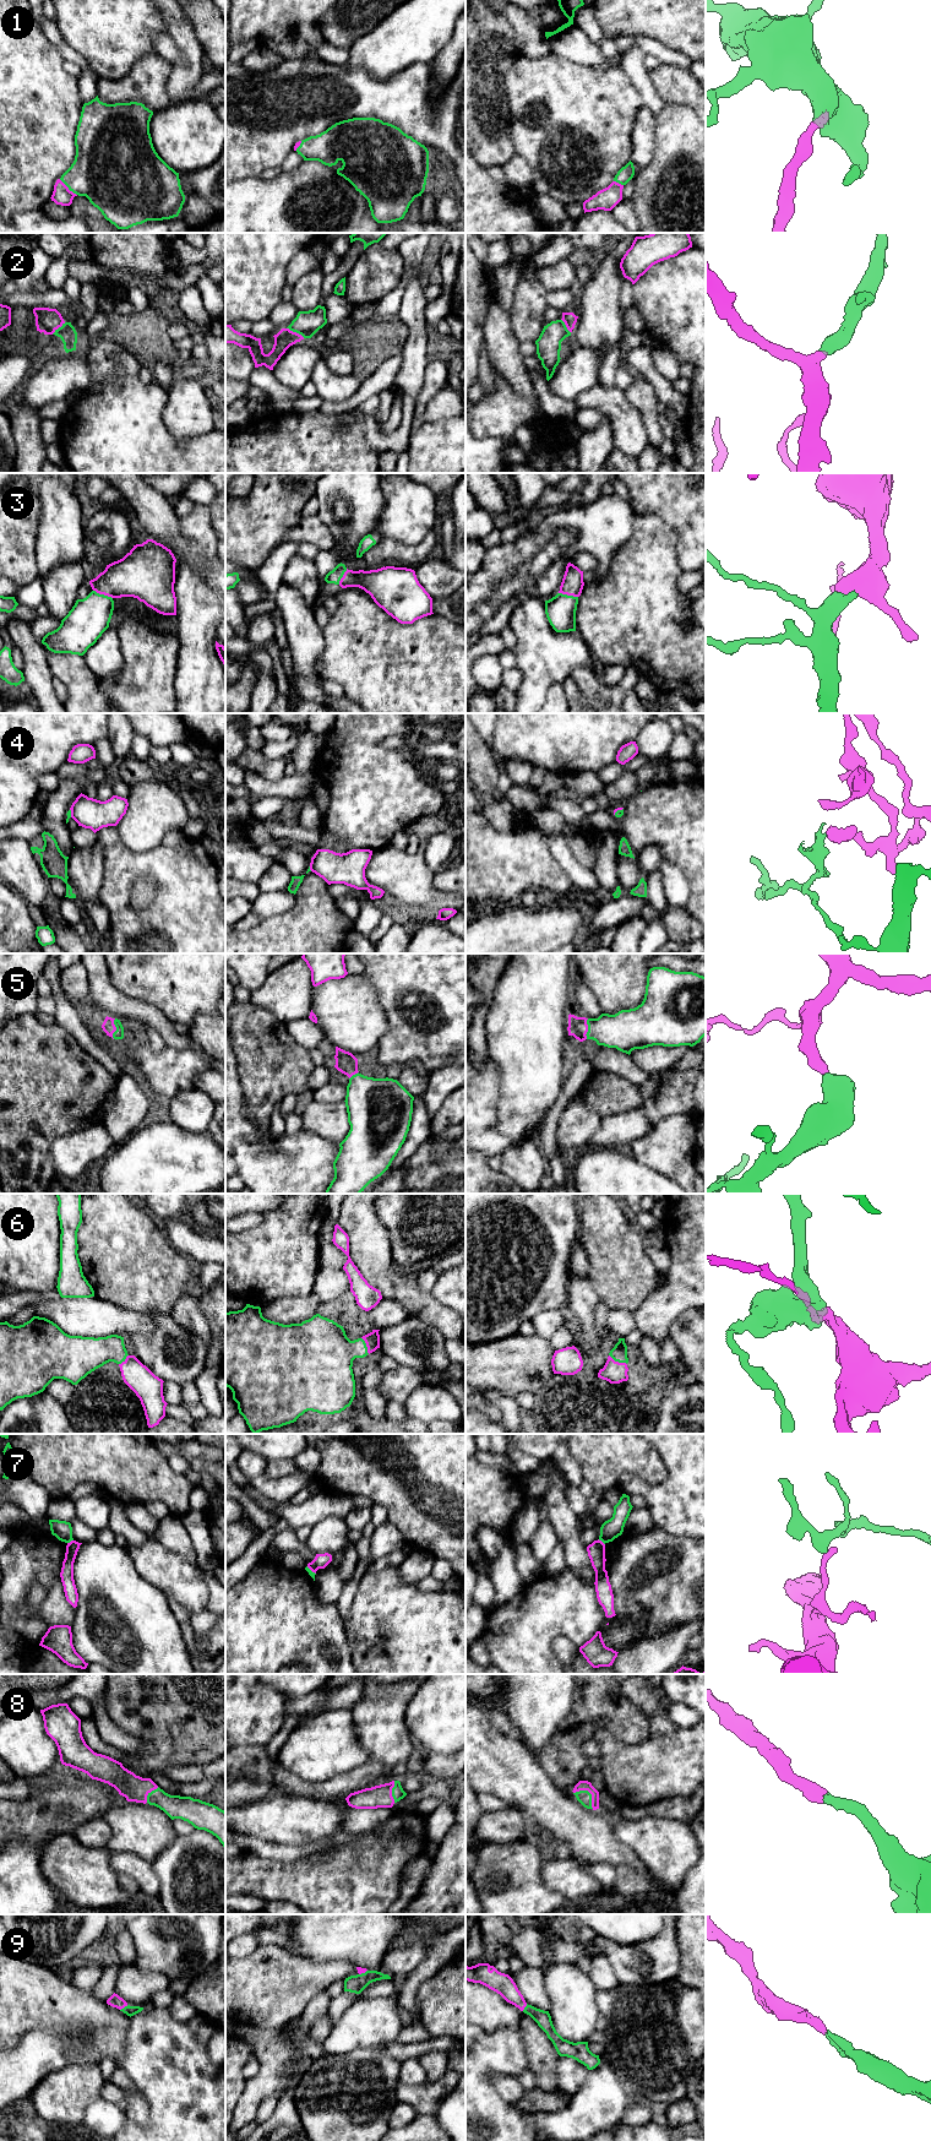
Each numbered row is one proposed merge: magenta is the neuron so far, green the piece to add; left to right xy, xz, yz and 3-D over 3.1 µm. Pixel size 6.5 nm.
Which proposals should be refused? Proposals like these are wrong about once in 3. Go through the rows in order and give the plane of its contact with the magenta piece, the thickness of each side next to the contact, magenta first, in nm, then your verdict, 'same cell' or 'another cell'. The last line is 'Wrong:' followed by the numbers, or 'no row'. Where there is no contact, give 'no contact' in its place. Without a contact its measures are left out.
1: xy | 120/400 nm | same cell
2: xz | 120/160 nm | same cell
3: xy | 300/260 nm | same cell
4: yz | 20/50 nm | another cell
5: xy | 90/60 nm | same cell
6: yz | 140/110 nm | same cell
7: yz | 110/130 nm | another cell
8: yz | 60/90 nm | same cell
9: xy | 80/70 nm | same cell
Wrong: 4, 7

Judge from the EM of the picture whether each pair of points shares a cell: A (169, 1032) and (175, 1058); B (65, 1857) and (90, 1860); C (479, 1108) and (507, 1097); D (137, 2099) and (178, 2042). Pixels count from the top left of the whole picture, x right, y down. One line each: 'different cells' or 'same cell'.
A: different cells
B: same cell
C: different cells
D: different cells

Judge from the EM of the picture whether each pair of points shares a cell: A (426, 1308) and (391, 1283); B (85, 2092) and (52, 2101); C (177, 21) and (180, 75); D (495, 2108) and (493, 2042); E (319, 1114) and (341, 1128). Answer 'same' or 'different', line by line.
A: same
B: same
C: same
D: same
E: same

